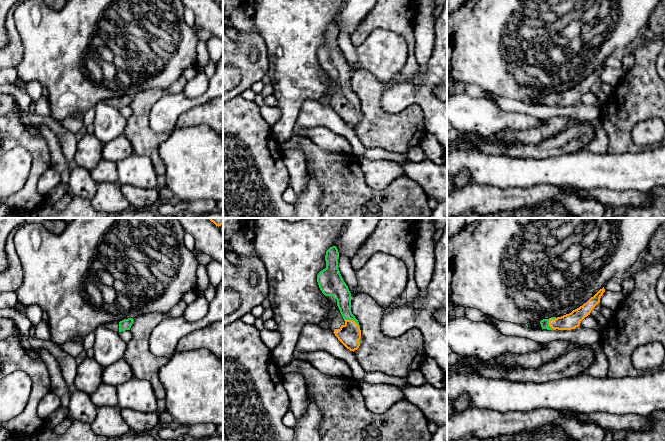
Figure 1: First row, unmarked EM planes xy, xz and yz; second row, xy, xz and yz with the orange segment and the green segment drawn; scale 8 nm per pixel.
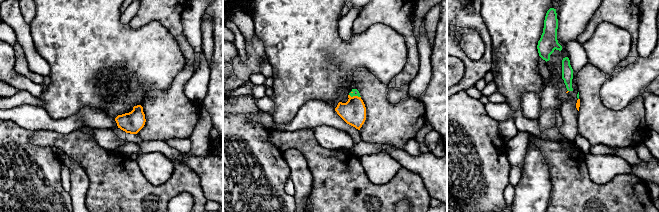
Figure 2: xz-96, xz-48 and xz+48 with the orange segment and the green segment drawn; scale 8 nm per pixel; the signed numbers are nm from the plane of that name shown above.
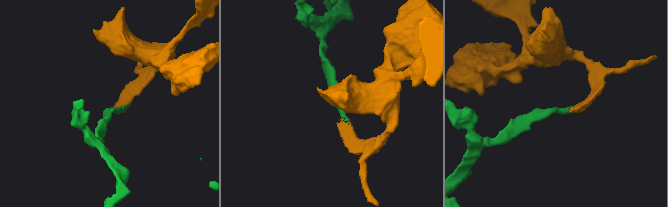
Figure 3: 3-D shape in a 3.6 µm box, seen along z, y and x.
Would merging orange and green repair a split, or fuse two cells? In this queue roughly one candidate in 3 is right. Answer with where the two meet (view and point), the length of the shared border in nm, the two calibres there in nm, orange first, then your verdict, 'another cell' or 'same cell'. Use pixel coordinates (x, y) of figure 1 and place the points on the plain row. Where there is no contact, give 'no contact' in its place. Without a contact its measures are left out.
meets orange in xz at (353, 96); contact 150 nm long; 180 nm thick on the orange side, 140 nm on the other; same cell

